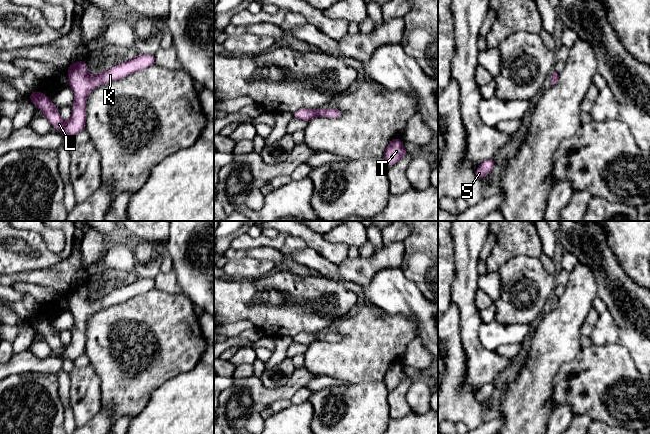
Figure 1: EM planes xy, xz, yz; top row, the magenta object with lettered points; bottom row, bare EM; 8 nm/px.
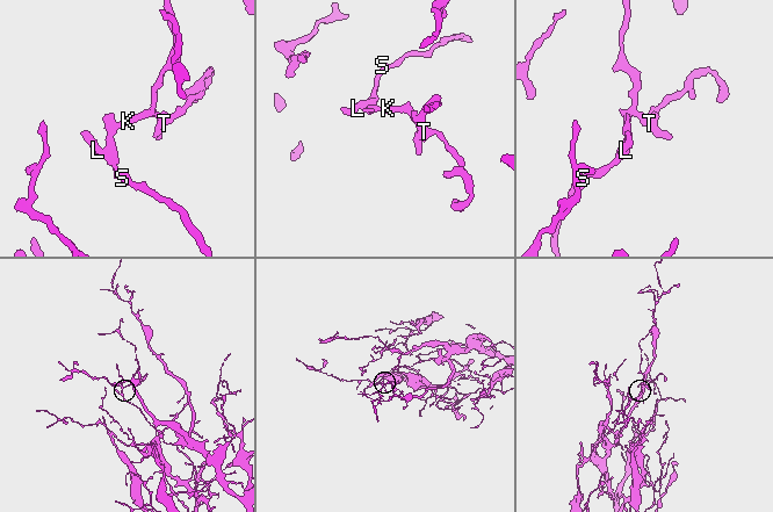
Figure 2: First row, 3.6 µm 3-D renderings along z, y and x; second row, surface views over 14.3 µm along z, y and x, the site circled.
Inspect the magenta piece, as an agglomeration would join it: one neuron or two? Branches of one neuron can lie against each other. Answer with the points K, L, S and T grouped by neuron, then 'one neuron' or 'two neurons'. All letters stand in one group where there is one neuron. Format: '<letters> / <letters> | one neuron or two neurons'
K L S T | one neuron

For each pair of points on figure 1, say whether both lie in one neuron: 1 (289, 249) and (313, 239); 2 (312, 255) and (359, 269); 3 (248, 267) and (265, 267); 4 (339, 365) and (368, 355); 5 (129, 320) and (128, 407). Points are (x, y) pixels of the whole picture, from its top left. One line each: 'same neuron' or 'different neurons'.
1: different neurons
2: different neurons
3: same neuron
4: same neuron
5: same neuron

